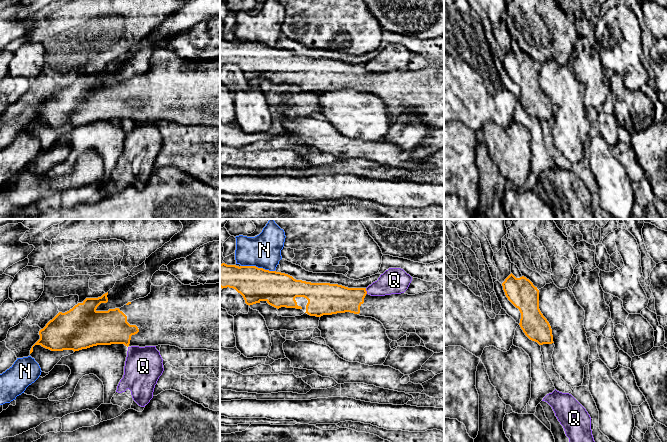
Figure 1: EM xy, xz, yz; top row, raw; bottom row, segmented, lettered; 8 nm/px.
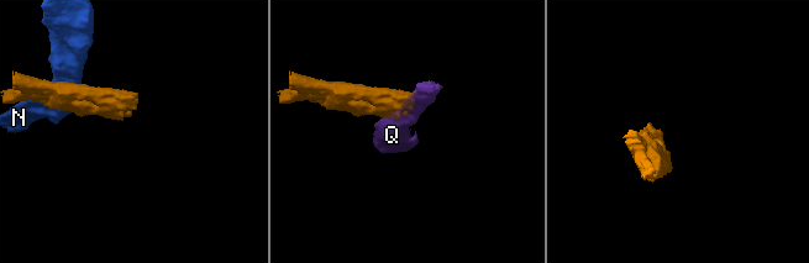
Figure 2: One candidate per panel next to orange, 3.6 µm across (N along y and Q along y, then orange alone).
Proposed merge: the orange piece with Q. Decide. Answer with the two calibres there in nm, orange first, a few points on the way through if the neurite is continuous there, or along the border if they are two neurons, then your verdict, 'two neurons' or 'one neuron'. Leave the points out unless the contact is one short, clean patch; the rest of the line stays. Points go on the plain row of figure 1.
220 nm thick on the orange side, 200 nm on the other; two neurons

